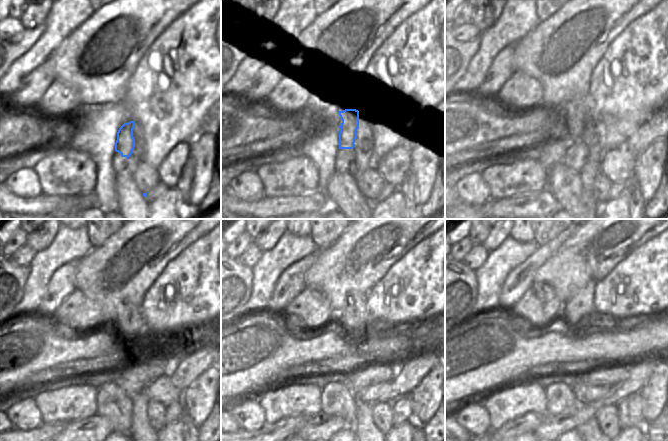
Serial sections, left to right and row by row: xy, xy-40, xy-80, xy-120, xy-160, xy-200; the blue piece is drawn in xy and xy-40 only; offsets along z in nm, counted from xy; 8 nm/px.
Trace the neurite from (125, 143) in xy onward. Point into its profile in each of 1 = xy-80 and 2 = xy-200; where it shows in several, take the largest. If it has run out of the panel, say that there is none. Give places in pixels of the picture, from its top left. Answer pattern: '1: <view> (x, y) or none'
1: xy-80 (574, 118)
2: xy-200 (579, 305)

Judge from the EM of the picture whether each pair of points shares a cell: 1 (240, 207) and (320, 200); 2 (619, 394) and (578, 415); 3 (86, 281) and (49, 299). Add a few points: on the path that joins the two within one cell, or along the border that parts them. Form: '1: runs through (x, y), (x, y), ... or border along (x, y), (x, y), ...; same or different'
1: runs through (260, 207), (300, 204); same
2: runs through (609, 399), (588, 410); same
3: border along (79, 263), (76, 269), (74, 288); different

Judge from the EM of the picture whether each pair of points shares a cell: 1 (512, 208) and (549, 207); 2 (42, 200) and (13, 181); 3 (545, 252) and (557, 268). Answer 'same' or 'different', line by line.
1: same
2: different
3: different

